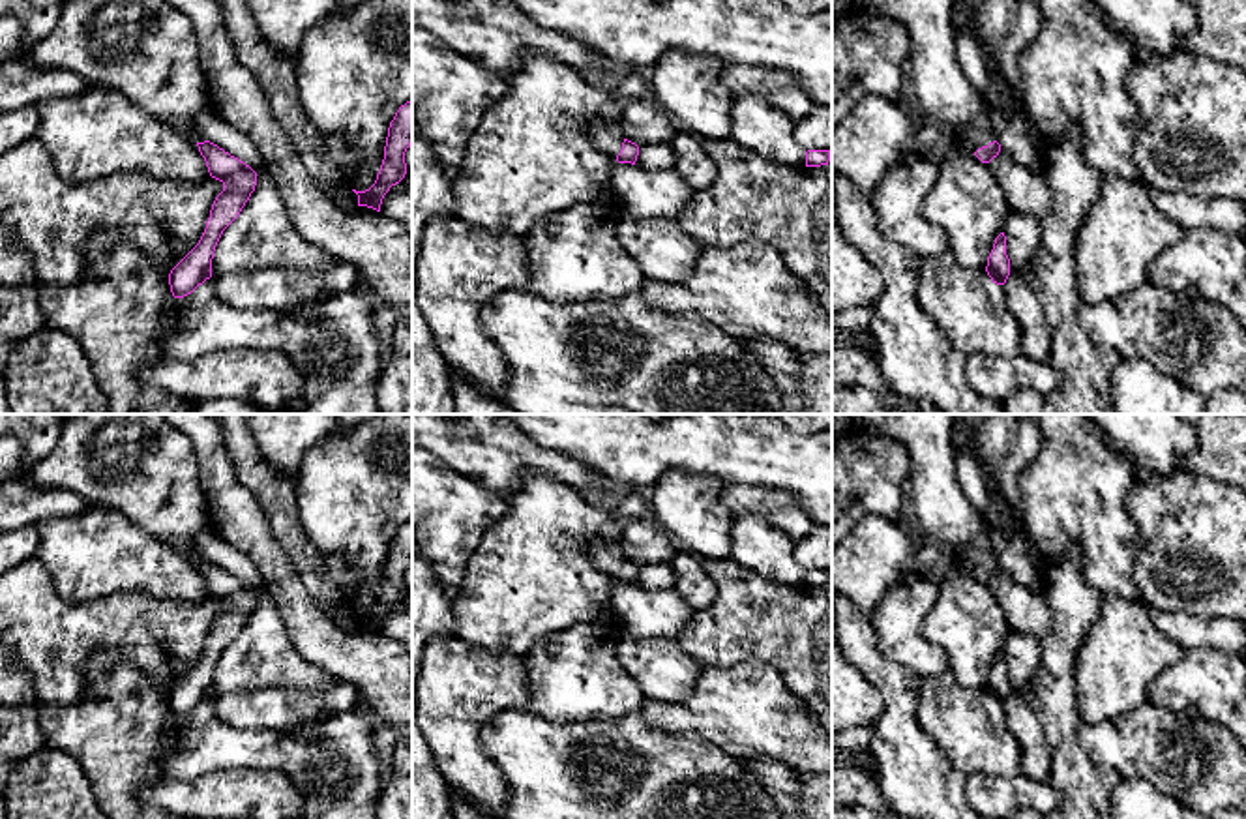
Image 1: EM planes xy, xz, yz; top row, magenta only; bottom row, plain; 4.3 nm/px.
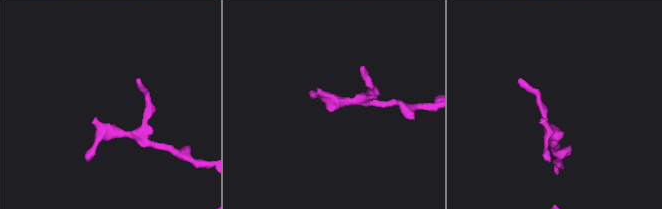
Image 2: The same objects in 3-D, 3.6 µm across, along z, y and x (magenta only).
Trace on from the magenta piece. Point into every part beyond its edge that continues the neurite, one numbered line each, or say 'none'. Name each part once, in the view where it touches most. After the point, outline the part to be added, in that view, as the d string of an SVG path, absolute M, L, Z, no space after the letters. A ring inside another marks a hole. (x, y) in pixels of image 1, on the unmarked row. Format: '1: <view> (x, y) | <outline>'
1: yz (977, 553) | M982 532L976 540L972 540L969 544L957 544L957 545L948 545L948 547L941 547L941 549L942 549L942 558L944 557L959 558L972 572L997 560L997 555L993 553L986 532Z

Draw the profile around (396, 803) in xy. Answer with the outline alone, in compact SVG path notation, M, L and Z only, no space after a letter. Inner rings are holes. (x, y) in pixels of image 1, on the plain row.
M397 737L392 778L375 808L377 819L412 819L412 744Z

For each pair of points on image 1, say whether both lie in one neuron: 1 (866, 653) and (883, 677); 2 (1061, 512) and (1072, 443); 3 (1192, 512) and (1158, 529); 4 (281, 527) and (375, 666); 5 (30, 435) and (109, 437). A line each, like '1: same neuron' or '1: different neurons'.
1: same neuron
2: same neuron
3: same neuron
4: different neurons
5: different neurons

